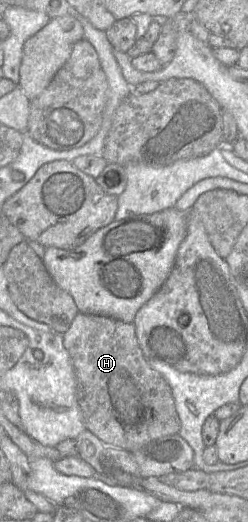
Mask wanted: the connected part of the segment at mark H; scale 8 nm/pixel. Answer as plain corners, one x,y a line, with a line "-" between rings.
79,312
62,336
63,346
73,366
77,400
87,430
102,442
129,452
135,451
152,440
179,433
181,423
171,387
149,365
139,346
133,323

